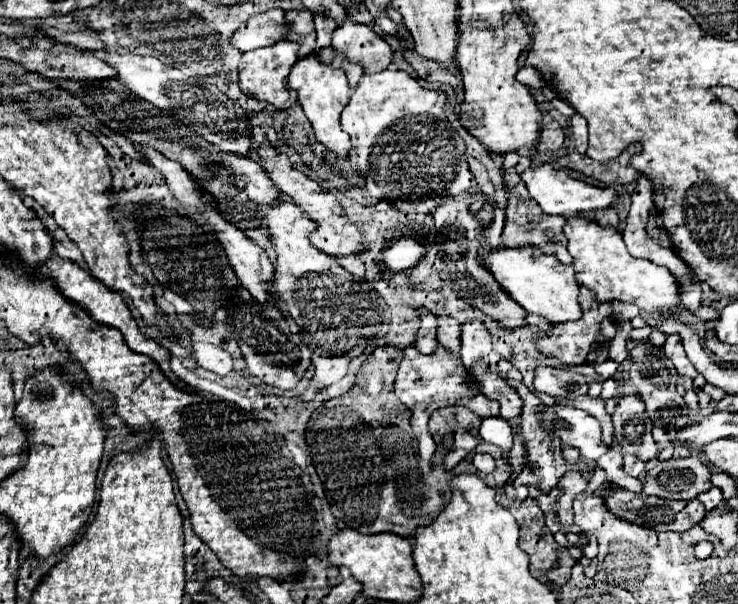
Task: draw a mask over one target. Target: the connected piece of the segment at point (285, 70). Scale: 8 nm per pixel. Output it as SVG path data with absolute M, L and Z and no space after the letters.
M282 40L282 42L276 42L272 46L242 54L240 90L256 100L262 100L262 102L276 106L278 110L290 108L296 102L296 94L288 86L288 74L290 74L296 60L298 60L298 42L290 42L290 40Z

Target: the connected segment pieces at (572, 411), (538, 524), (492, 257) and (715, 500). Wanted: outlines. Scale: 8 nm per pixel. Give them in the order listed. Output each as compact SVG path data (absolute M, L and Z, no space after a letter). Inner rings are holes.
M552 406L544 410L544 428L554 428L564 444L580 450L586 460L598 460L608 452L608 446L600 438L600 422L570 406Z
M542 516L534 519L531 527L526 524L520 525L519 540L520 548L530 556L530 574L534 578L542 578L548 570L558 566L558 544Z
M482 244L478 250L478 258L482 258L482 264L490 274L494 274L494 280L514 298L524 310L538 314L552 324L578 320L582 316L580 304L578 304L578 282L574 278L574 268L558 262L554 256L544 254L538 246L526 244L518 248L492 248L490 244Z
M712 486L708 492L698 496L698 500L706 506L706 511L710 511L710 508L716 508L722 502L722 492L716 486Z

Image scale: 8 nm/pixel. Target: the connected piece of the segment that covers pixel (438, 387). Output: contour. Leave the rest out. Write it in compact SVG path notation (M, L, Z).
M414 346L406 348L404 358L400 362L398 376L396 376L394 392L398 400L412 410L410 426L420 442L420 456L424 460L430 460L436 450L434 438L428 430L428 420L432 412L444 406L468 406L474 414L478 414L480 418L486 418L486 416L498 416L498 408L500 408L496 400L488 400L484 394L480 394L480 390L470 382L470 376L466 374L466 368L462 366L462 362L458 364L458 360L444 346L438 346L438 350L430 356L420 354Z

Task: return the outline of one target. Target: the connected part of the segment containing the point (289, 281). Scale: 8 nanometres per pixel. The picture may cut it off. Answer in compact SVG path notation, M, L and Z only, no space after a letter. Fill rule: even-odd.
M280 200L270 206L264 222L270 230L270 240L276 252L276 278L272 286L280 298L280 308L290 310L290 316L298 324L298 278L306 278L306 274L326 274L326 270L334 266L334 258L312 246L310 232L314 232L314 222L290 200Z

